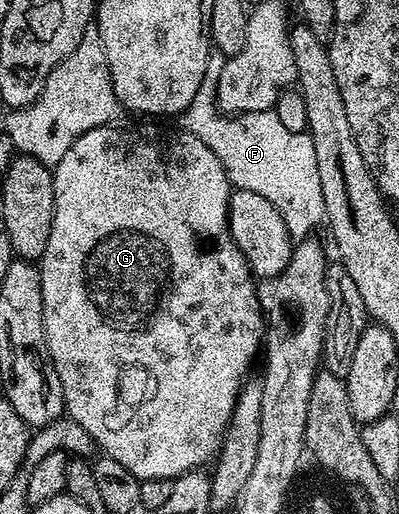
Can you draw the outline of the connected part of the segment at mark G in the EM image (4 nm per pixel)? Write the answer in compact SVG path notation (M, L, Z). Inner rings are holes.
M117 127L87 130L52 169L55 214L51 222L51 238L47 238L47 250L39 261L45 341L49 357L53 359L53 369L55 374L59 374L59 382L63 386L68 419L79 422L104 455L115 458L119 466L127 466L138 480L173 480L186 472L204 469L204 464L208 460L210 463L220 452L241 385L248 377L245 375L263 348L261 304L257 301L257 288L253 285L253 271L229 233L231 185L229 174L219 158L215 158L215 154L211 154L199 138L184 130L160 132L157 128L145 128L138 136L133 136L131 129Z

